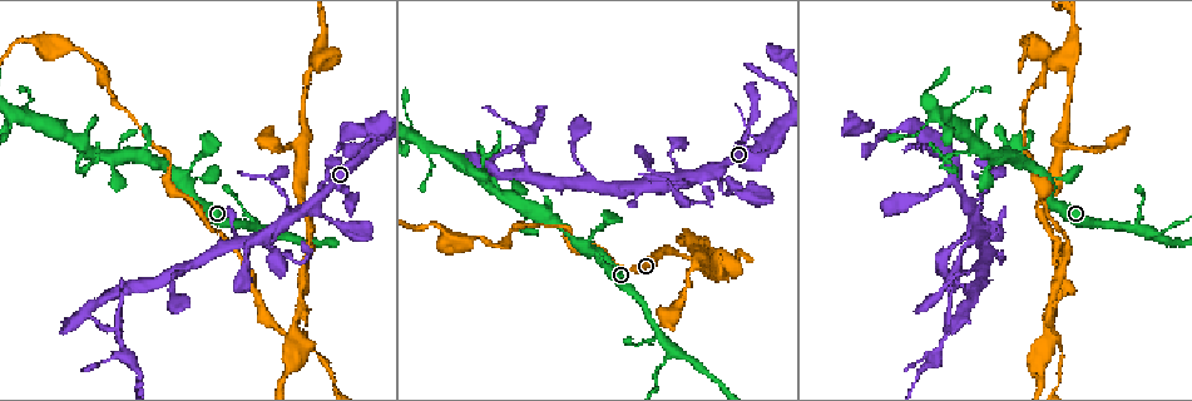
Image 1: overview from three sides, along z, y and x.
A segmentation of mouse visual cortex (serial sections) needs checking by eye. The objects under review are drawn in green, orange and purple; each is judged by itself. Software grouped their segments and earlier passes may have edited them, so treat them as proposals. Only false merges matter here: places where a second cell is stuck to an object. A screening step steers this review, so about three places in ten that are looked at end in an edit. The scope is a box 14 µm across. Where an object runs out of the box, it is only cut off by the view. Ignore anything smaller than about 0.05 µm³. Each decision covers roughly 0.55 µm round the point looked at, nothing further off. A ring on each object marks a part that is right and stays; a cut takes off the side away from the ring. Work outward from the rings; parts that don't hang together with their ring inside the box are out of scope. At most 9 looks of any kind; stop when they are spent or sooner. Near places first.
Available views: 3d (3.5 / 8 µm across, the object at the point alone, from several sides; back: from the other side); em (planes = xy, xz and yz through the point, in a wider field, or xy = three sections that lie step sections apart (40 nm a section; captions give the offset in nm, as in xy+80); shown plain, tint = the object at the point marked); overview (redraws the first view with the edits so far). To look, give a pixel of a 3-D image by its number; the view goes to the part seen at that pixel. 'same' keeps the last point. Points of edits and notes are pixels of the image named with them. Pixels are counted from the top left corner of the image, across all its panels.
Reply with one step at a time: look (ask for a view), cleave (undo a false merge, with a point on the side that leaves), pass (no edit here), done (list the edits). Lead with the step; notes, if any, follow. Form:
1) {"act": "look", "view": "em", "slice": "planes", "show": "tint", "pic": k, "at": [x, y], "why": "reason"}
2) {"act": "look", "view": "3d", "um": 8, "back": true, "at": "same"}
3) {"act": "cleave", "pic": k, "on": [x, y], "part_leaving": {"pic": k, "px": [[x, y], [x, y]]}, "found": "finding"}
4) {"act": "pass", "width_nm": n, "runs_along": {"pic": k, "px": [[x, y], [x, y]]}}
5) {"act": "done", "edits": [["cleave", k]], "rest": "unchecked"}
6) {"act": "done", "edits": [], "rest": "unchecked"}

{"act": "look", "view": "3d", "um": 3.5, "pic": 1, "at": [1152, 234], "why": "a fork"}

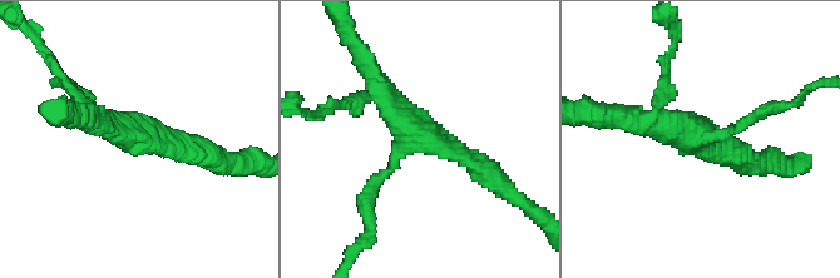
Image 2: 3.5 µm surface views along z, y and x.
{"act": "look", "view": "em", "slice": "xy", "step": 1, "show": "tint", "pic": 2, "at": [132, 136]}

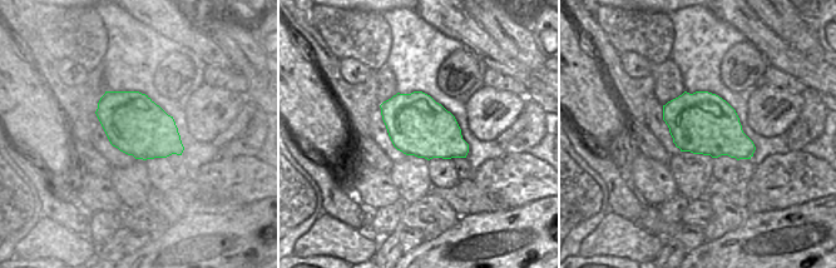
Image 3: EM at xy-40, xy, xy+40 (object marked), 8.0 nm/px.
{"act": "pass", "runs_along": {"pic": 2, "px": [[370, 68], [393, 113], [485, 170]]}, "found": "one cell here"}

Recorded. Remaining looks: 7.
{"act": "look", "view": "3d", "um": 8, "pic": 1, "at": [1034, 179]}

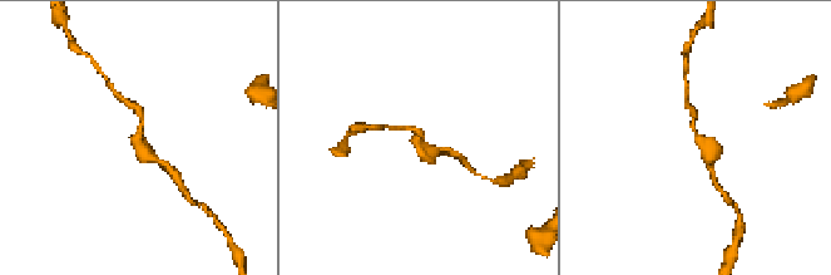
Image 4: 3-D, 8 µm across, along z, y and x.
{"act": "look", "view": "em", "slice": "xy", "step": 3, "show": "tint", "pic": 4, "at": [697, 141], "arm_widths_nm": [150, 300], "why": "need the tissue"}

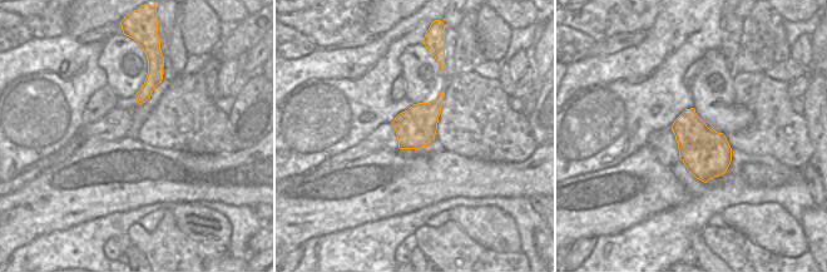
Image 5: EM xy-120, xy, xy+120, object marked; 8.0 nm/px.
{"act": "pass", "runs_along": {"pic": 4, "px": [[158, 160], [135, 143], [143, 118], [134, 108]]}, "found": "all the same cell"}

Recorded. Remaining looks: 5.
{"act": "look", "view": "3d", "um": 3.5, "back": true, "pic": 1, "at": [309, 207], "why": "abrupt turn"}

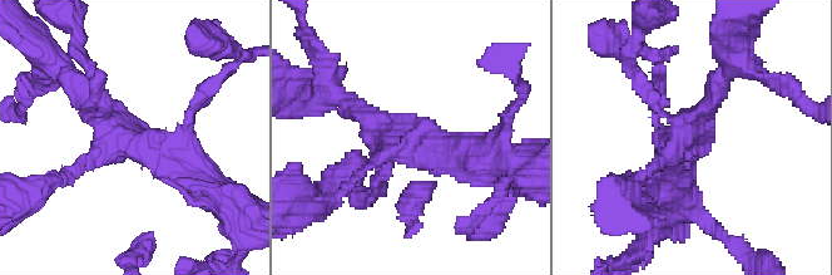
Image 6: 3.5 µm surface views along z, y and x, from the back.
{"act": "look", "view": "em", "slice": "xy", "step": 2, "show": "tint", "pic": 6, "at": [127, 130], "arms": 4, "arm_widths_nm": [150, 150, 250, 400]}

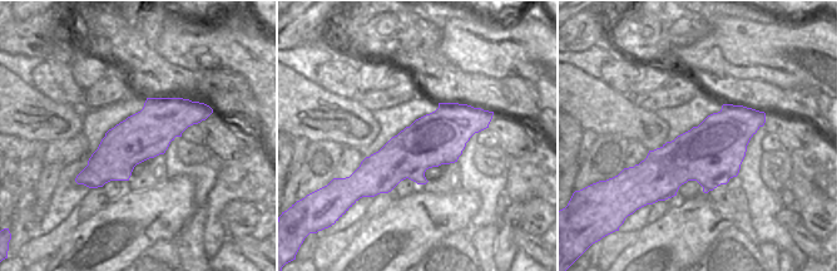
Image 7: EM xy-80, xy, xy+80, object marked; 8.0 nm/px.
{"act": "pass", "runs_along": {"pic": 6, "px": [[68, 77], [140, 147], [194, 177]]}, "found": "all the same cell"}

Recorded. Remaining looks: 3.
{"act": "look", "view": "3d", "um": 3.5, "pic": 1, "at": [272, 178], "why": "sharp bend"}

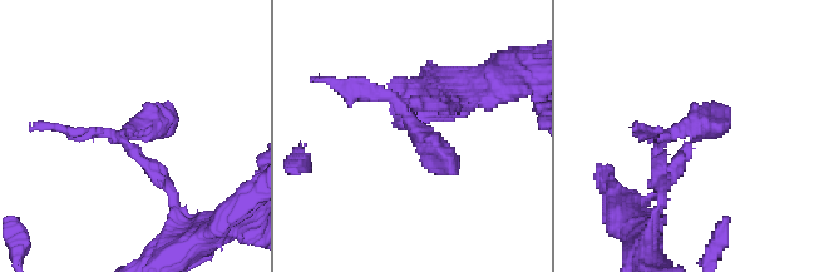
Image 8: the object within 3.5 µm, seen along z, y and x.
{"act": "look", "view": "em", "slice": "planes", "show": "tint", "pic": 8, "at": [408, 120]}

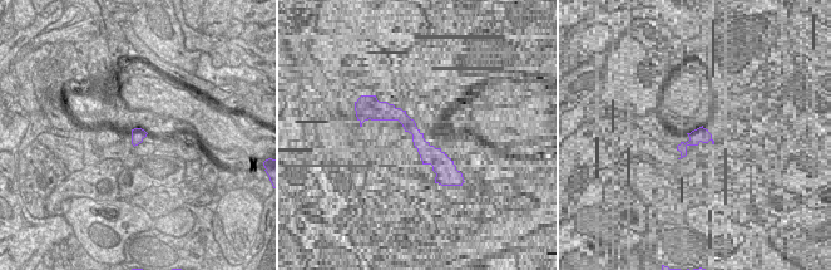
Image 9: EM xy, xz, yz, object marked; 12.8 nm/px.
{"act": "pass", "runs_along": {"pic": 8, "px": [[662, 189], [659, 143], [729, 109]]}, "found": "all the same cell"}

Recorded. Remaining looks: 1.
{"act": "done", "edits": [], "rest": "unchecked"}

